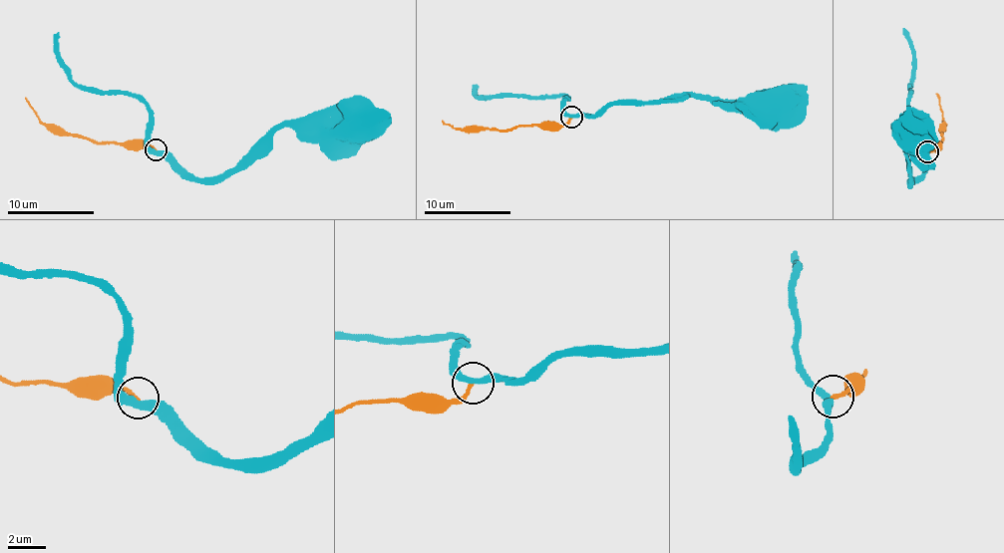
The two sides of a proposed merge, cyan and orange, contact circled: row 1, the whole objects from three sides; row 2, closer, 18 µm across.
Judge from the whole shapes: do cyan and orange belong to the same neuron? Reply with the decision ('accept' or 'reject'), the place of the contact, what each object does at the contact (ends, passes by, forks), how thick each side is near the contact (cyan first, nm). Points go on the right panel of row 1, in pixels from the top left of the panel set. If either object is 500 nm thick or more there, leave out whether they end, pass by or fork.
reject; place (927, 151); cyan passes by; orange ends; calibres 360 and 200 nm

